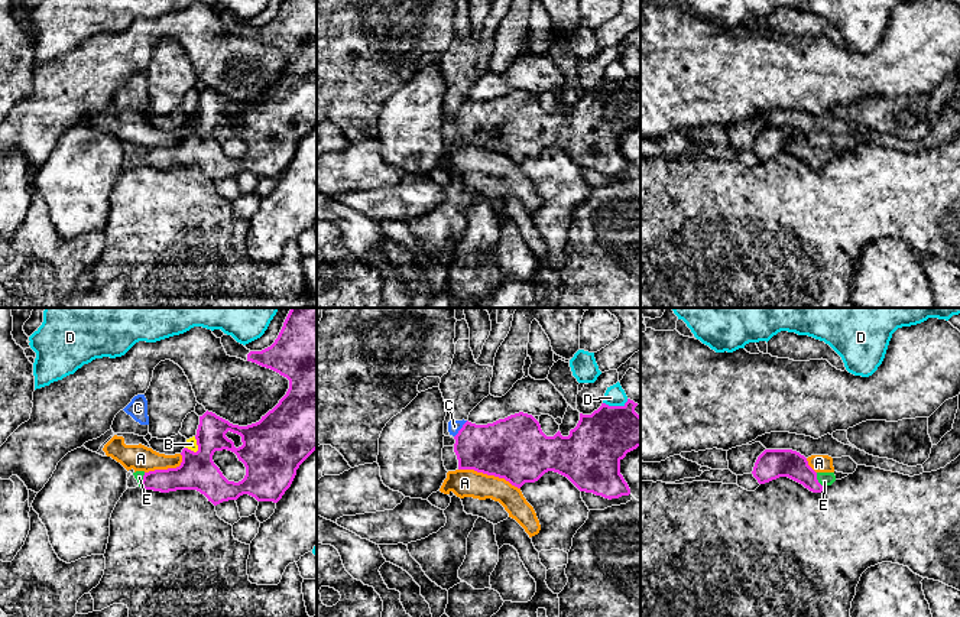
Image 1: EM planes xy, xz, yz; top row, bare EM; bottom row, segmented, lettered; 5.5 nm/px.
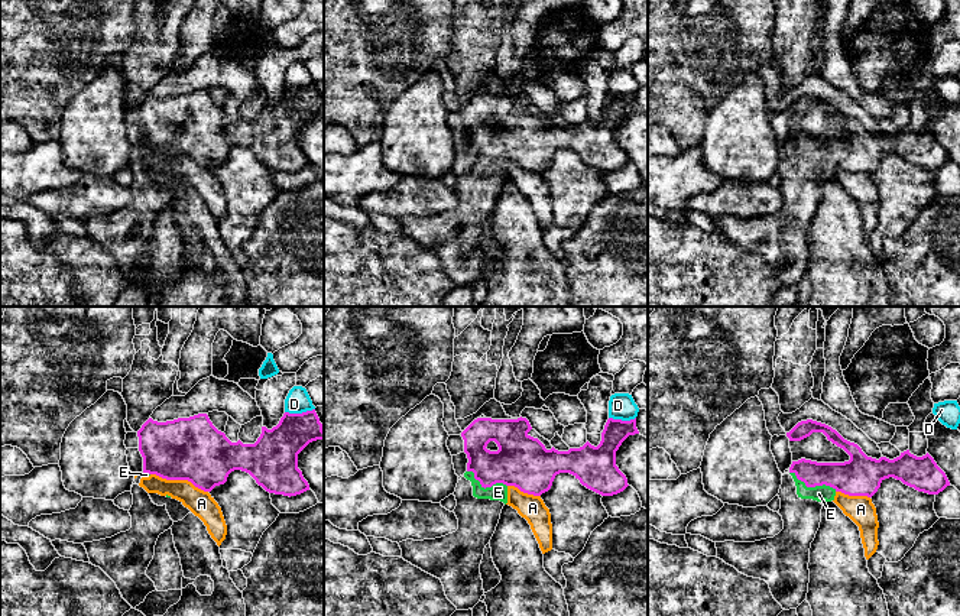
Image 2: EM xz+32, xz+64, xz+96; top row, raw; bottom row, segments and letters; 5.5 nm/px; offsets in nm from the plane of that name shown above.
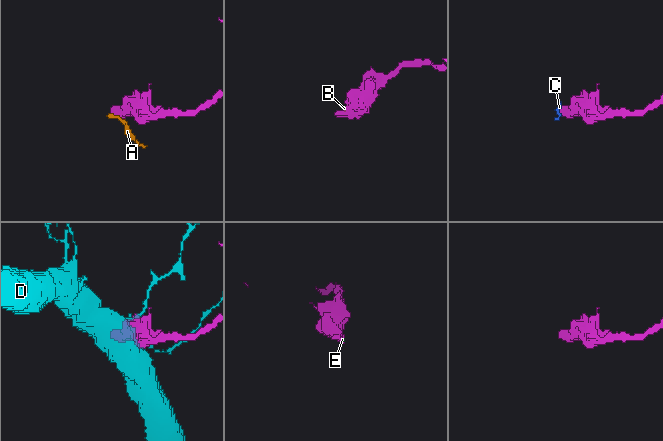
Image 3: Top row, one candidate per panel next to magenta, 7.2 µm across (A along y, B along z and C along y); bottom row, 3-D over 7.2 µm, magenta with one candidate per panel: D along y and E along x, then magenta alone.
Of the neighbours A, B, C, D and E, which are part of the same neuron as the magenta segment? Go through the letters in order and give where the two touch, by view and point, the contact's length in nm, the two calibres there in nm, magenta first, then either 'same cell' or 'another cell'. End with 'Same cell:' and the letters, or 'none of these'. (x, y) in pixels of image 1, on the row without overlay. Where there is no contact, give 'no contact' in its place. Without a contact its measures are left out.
A: meets magenta in xz at (489, 150); contact 360 nm long; 360 nm thick on the magenta side, 160 nm on the other; another cell
B: meets magenta in xy at (197, 120); contact 100 nm long; 200 nm thick on the magenta side, 60 nm on the other; another cell
C: meets magenta in xz at (460, 106); contact 120 nm long; 300 nm thick on the magenta side, 70 nm on the other; another cell
D: meets magenta in xz at (615, 83); contact 150 nm long; 320 nm thick on the magenta side, 110 nm on the other; another cell
E: meets magenta in yz at (817, 156); contact 100 nm long; 160 nm thick on the magenta side, 80 nm on the other; same cell
Same cell: E

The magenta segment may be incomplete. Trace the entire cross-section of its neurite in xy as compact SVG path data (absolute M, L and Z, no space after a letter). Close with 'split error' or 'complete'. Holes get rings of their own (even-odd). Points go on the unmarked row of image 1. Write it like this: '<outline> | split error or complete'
M283 0L275 19L262 27L250 27L227 10L221 13L221 20L227 32L256 39L286 53L286 71L259 98L247 103L233 101L207 87L200 92L195 111L198 127L184 124L182 139L176 144L133 149L127 156L129 165L142 163L160 169L197 166L214 182L237 176L243 171L257 178L278 179L291 163L299 142L317 126L317 0ZM228 107L241 113L241 123L236 124L226 113ZM223 126L234 129L244 140L246 152L241 158L228 158L214 140L214 129Z | split error

